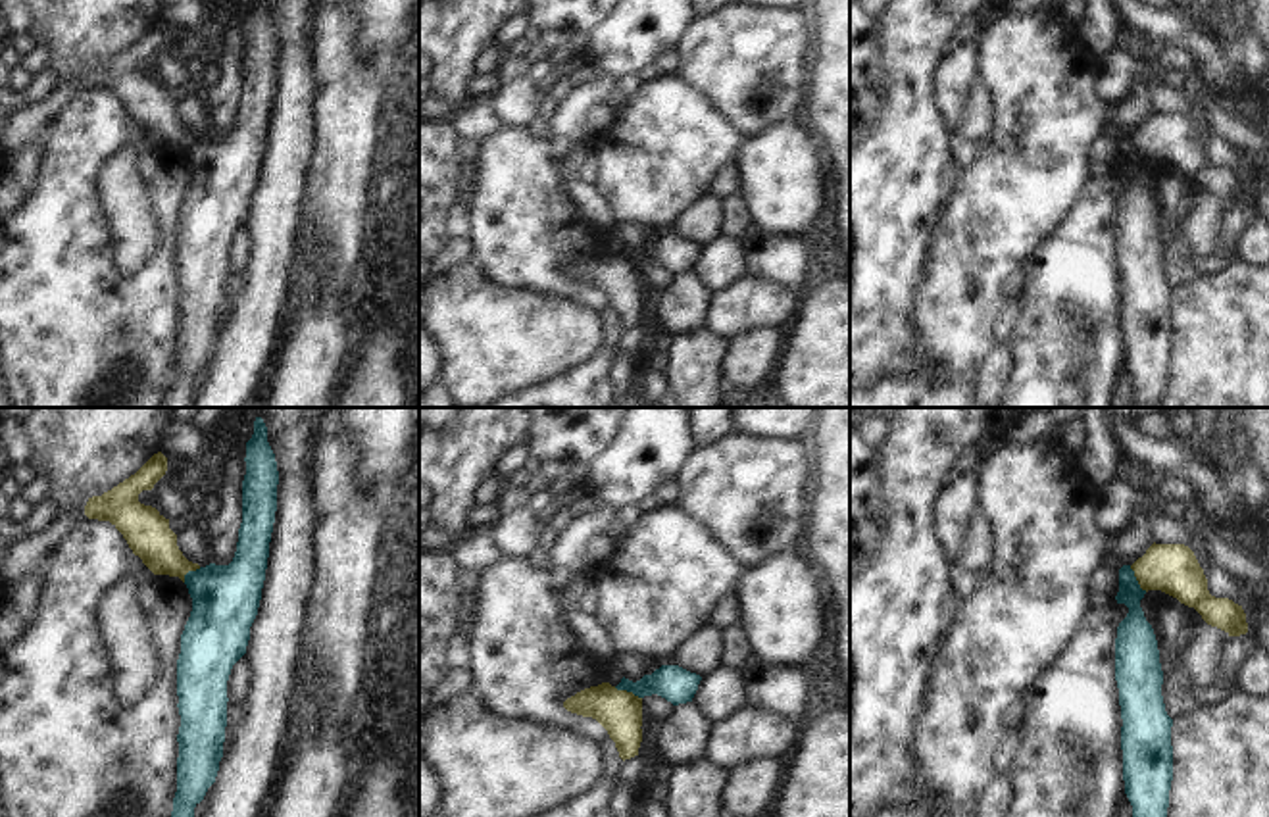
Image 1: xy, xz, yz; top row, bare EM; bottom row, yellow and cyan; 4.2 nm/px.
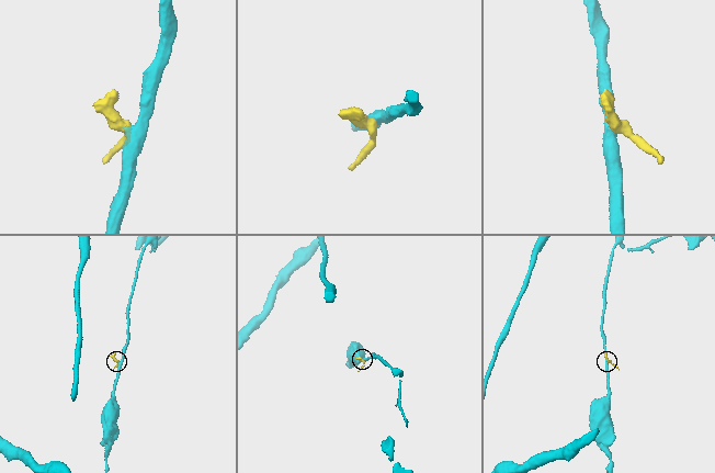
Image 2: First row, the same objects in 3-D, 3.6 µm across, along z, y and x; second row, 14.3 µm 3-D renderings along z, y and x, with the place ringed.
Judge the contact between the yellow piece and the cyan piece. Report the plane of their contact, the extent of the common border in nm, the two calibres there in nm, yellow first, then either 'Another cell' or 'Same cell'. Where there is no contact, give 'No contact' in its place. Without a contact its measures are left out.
Touches yellow in yz. Shared border 130 nm. Thickness 200 nm (yellow) against 160 nm. Another cell

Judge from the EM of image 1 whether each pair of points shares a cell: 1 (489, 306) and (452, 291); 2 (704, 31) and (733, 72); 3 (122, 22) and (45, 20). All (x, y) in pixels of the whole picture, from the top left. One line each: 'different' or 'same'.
1: same
2: same
3: same

